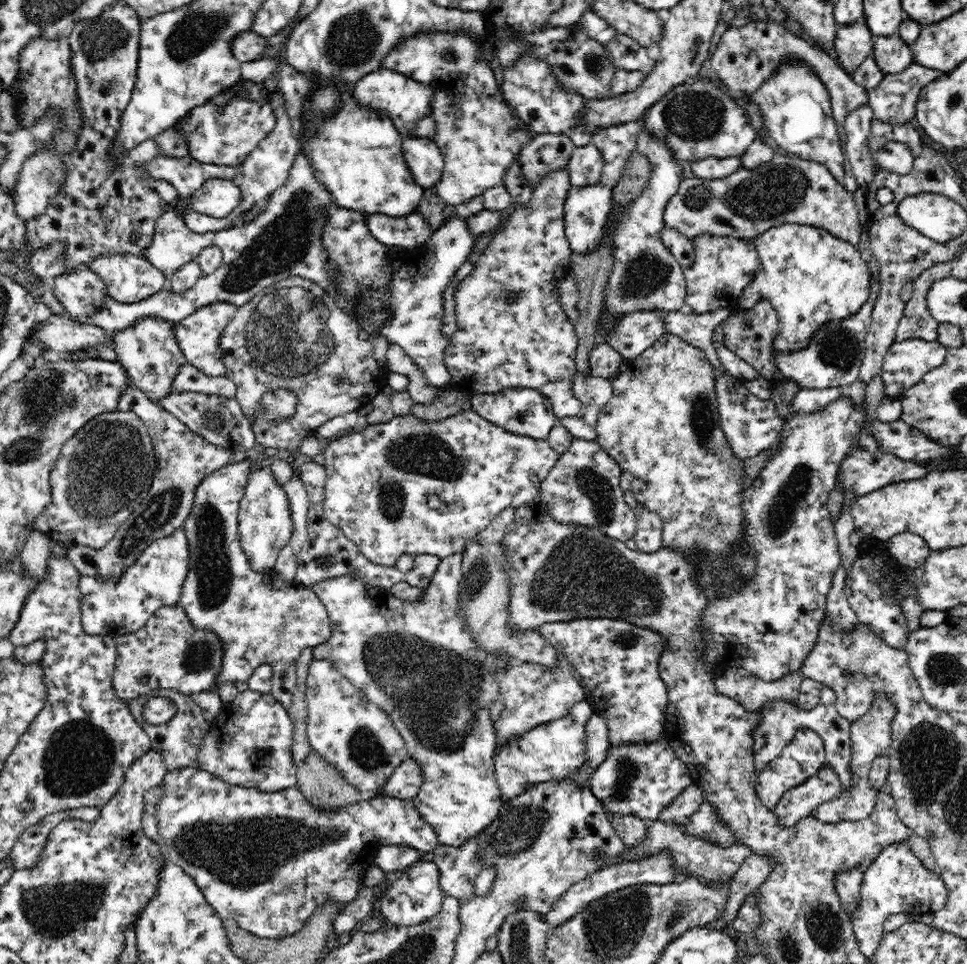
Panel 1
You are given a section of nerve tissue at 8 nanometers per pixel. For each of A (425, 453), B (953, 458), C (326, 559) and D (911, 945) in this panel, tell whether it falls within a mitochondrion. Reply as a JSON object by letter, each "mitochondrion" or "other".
{"A":"mitochondrion","B":"other","C":"mitochondrion","D":"other"}

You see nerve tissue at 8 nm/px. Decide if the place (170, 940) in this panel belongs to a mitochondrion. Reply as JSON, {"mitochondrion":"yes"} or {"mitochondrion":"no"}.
{"mitochondrion":"no"}

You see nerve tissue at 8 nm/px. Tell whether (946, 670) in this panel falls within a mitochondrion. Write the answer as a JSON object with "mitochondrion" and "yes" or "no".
{"mitochondrion":"yes"}

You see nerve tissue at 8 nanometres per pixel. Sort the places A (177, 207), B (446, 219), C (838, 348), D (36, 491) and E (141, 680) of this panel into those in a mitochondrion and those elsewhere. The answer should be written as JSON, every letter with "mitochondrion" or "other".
{"A":"other","B":"other","C":"mitochondrion","D":"other","E":"mitochondrion"}

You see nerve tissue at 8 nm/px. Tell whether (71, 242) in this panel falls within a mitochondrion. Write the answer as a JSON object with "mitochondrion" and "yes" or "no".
{"mitochondrion":"no"}

